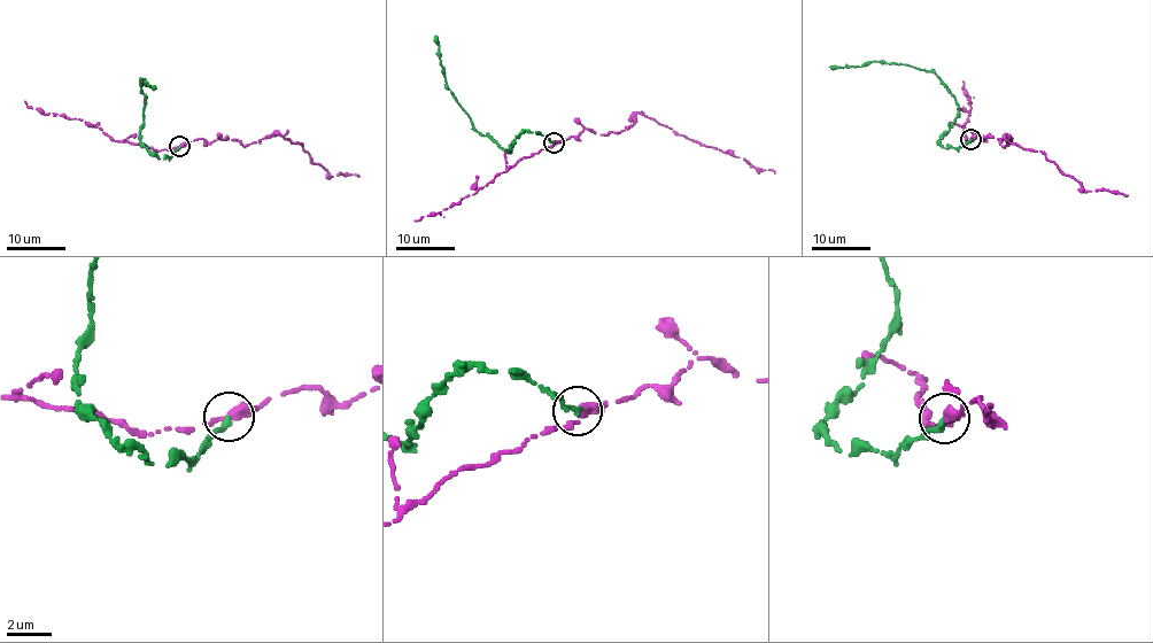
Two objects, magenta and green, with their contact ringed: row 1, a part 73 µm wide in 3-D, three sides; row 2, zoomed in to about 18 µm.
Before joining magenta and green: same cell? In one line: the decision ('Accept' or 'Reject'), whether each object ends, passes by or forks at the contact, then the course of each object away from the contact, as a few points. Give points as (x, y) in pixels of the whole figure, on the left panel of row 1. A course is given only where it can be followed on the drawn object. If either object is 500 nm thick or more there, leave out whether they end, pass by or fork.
Reject. At the ring magenta passes by. At the ring green ends. Course of magenta: (180, 146), (235, 139), (244, 146), (277, 134), (302, 144), (330, 177), (358, 176). Course of green: (180, 146), (165, 160), (152, 154), (140, 144), (146, 97), (141, 78), (146, 79), (145, 85), (155, 87)

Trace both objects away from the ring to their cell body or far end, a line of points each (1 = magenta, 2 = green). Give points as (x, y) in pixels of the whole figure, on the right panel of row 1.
1: (970, 139), (1000, 139), (1001, 147), (1011, 139), (1039, 152), (1086, 191), (1127, 195)
2: (970, 139), (958, 148), (948, 149), (939, 142), (957, 116), (958, 103), (931, 71), (884, 61), (829, 67)

